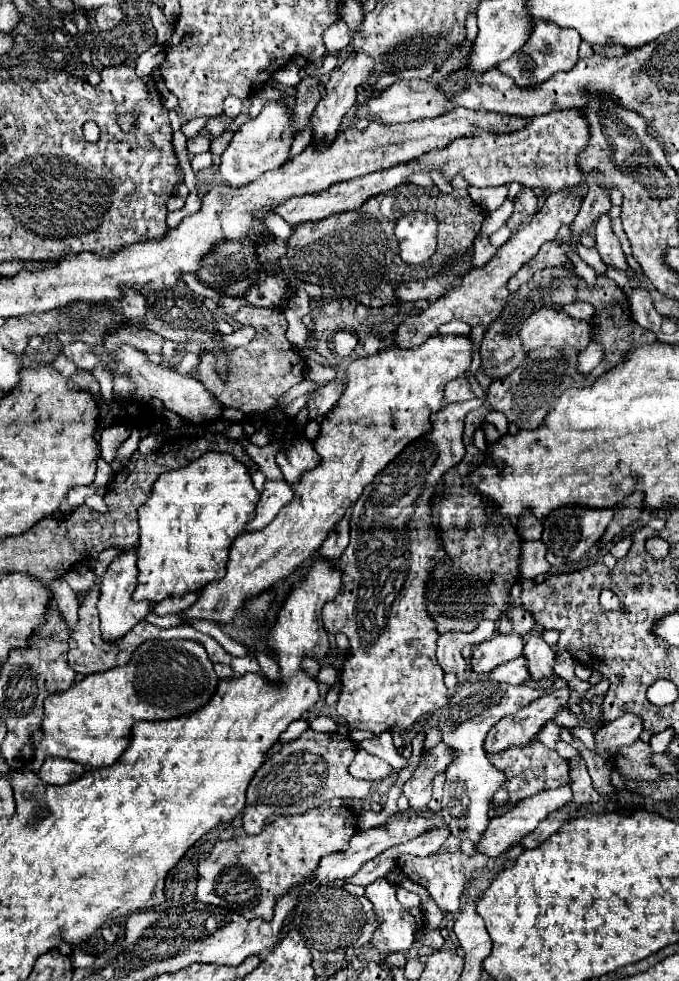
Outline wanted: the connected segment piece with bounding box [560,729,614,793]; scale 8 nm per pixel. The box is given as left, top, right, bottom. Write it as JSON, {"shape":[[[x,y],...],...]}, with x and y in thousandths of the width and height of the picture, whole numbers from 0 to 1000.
{"shape":[[[828,743],[825,753],[834,755],[834,757],[839,757],[839,759],[842,759],[845,764],[851,764],[851,768],[860,772],[860,776],[863,776],[863,780],[866,780],[866,788],[869,788],[876,804],[884,806],[884,808],[901,808],[904,802],[898,800],[898,772],[887,772],[887,770],[878,770],[878,772],[875,772],[872,768],[866,768],[866,766],[860,764],[860,759],[857,759],[851,753],[842,753],[839,745],[834,747],[834,745]]]}

